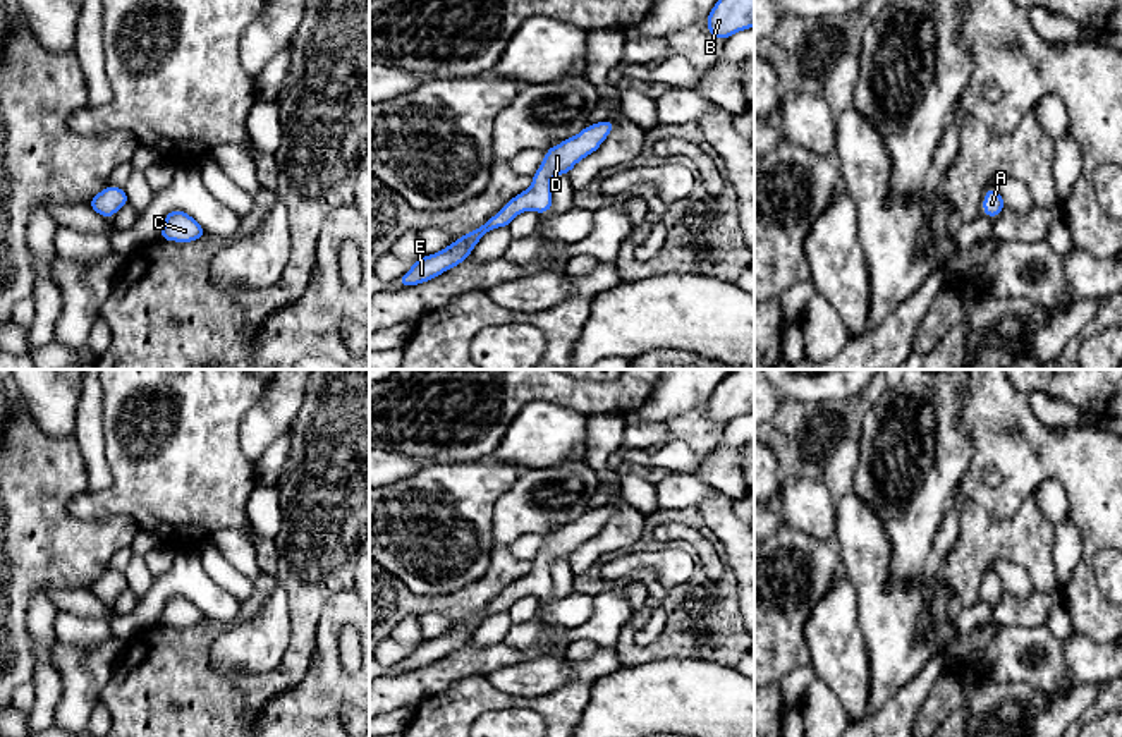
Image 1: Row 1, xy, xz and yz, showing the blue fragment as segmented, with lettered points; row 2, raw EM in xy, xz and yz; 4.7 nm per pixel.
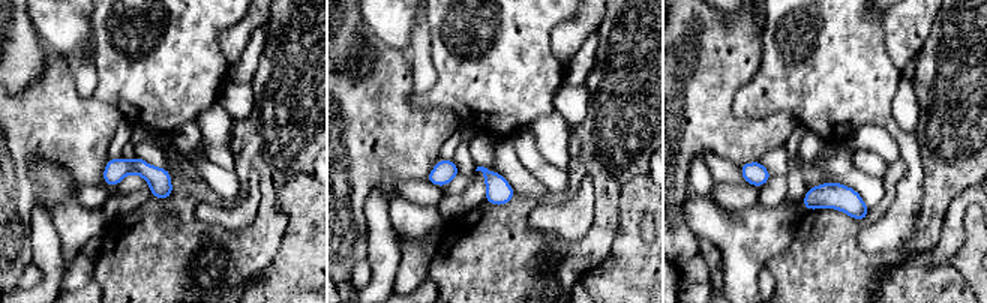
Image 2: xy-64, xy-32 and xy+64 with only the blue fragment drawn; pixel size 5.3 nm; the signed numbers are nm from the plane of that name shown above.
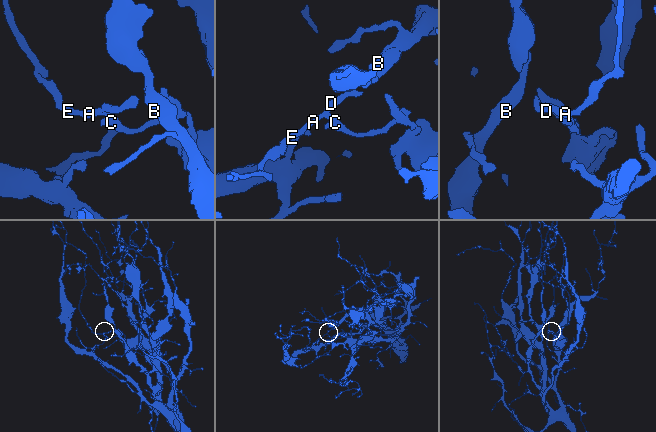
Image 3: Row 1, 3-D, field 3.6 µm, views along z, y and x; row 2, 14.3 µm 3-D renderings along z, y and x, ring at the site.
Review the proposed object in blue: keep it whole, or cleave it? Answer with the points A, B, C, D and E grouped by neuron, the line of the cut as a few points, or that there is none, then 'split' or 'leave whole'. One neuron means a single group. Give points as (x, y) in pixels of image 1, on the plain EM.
groups A B C D E; cut none; leave whole

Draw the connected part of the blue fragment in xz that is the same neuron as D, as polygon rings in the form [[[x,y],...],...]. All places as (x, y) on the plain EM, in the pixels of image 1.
[[[607,503],[591,509],[574,522],[545,534],[546,541],[533,560],[533,570],[514,581],[495,601],[488,603],[479,613],[467,617],[459,625],[431,641],[421,641],[412,653],[397,663],[399,672],[412,672],[428,667],[443,656],[460,649],[474,634],[483,620],[498,612],[509,612],[510,606],[522,596],[548,598],[552,594],[552,562],[557,558],[569,560],[572,551],[584,541],[595,538],[615,507]]]

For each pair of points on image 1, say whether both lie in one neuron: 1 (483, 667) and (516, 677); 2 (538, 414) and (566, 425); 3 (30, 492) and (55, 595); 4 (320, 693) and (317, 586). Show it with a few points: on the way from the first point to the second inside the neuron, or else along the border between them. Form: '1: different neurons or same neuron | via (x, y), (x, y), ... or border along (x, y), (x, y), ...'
1: different neurons | border along (526, 660), (502, 665), (487, 676)
2: same neuron | via (545, 421), (559, 425)
3: different neurons | border along (86, 588), (47, 588), (43, 591)
4: different neurons | border along (346, 590), (327, 600), (317, 624)

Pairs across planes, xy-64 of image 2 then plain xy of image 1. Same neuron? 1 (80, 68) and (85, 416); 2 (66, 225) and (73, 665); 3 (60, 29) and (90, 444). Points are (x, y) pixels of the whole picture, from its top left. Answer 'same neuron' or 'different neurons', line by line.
1: same neuron
2: different neurons
3: different neurons

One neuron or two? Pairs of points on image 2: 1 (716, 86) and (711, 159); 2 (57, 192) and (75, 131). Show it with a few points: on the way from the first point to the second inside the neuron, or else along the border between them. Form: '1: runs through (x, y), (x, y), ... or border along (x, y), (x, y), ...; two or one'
1: border along (702, 155), (708, 152), (716, 153), (738, 167); two
2: border along (30, 161), (56, 161), (77, 180); two

